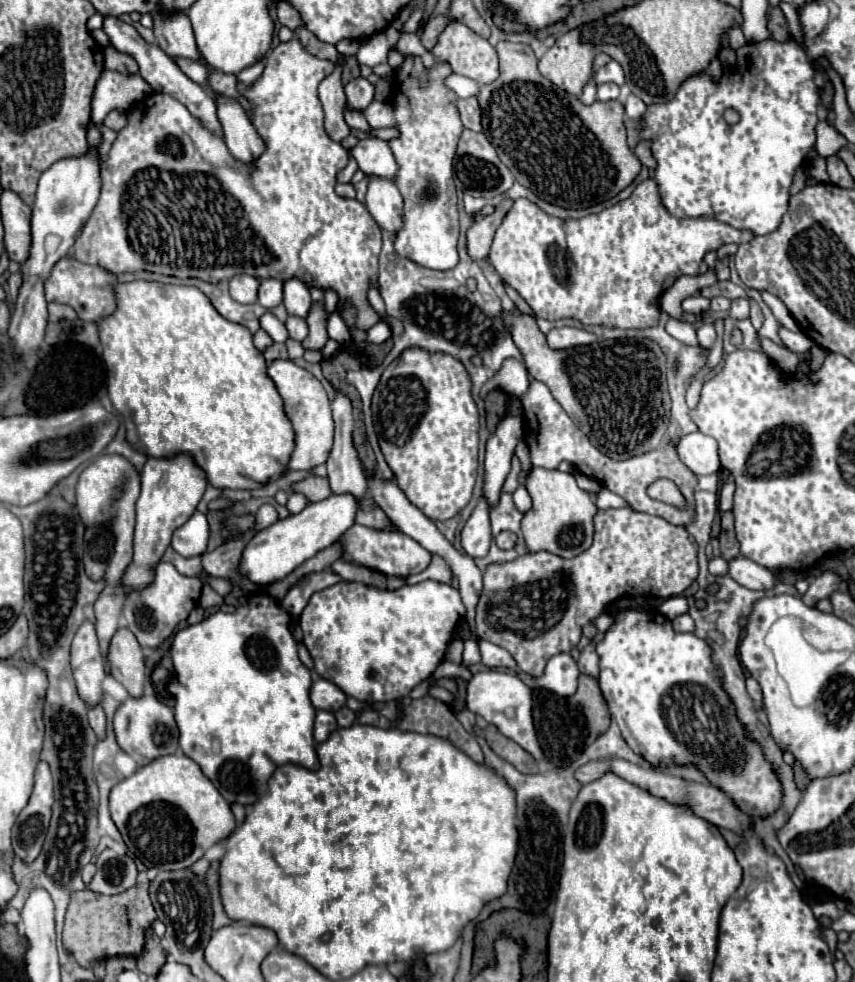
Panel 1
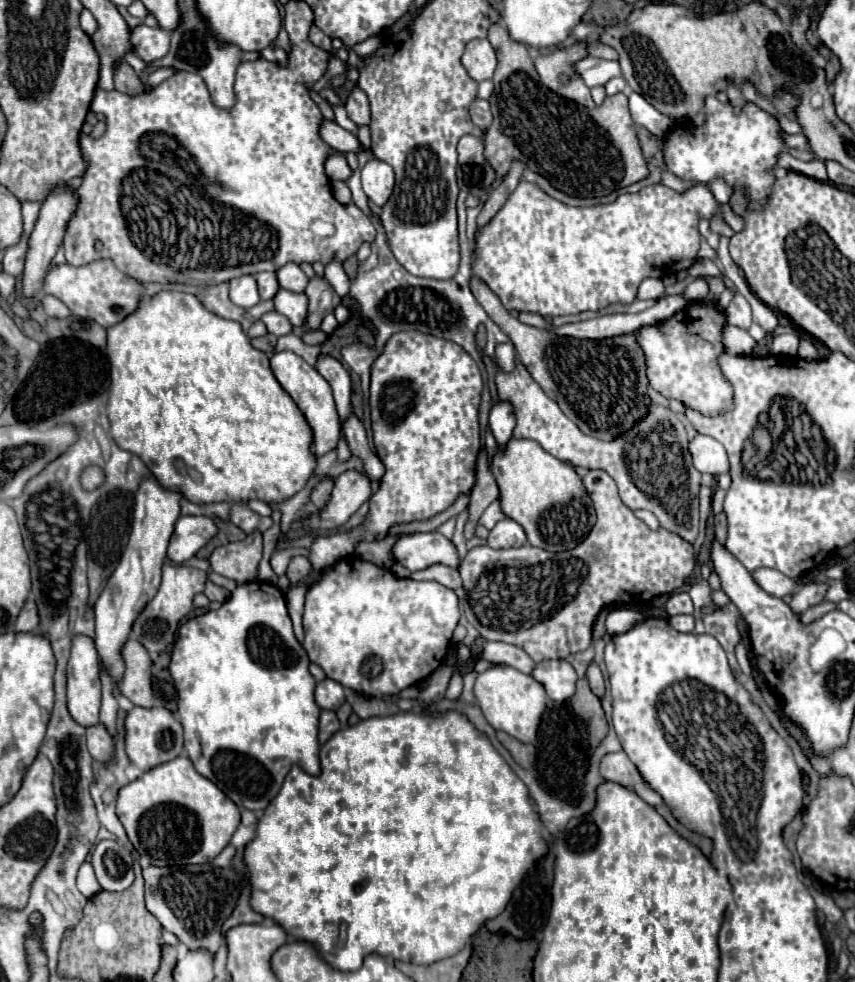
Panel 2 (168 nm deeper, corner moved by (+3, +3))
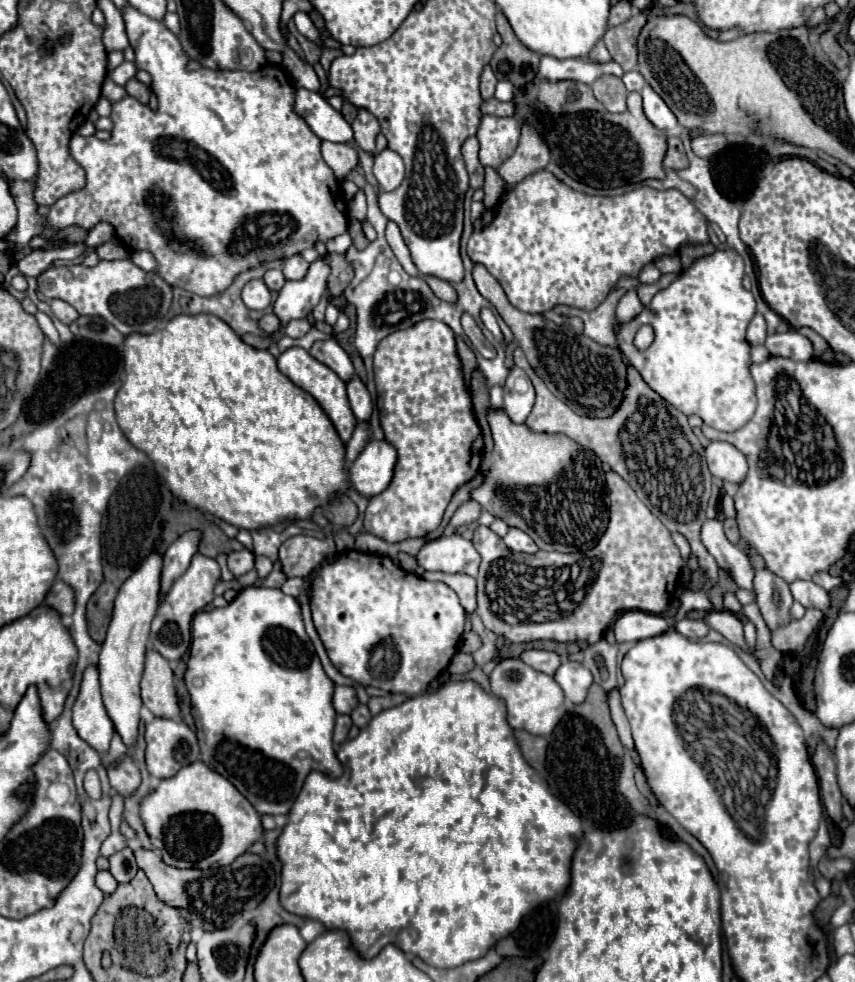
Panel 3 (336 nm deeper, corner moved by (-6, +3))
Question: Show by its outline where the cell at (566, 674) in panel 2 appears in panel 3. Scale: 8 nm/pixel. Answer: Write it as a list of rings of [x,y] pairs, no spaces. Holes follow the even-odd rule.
[[[564,662],[556,674],[554,680],[564,690],[566,698],[572,704],[582,704],[586,698],[586,692],[592,684],[592,674],[588,668],[584,668],[580,662]]]

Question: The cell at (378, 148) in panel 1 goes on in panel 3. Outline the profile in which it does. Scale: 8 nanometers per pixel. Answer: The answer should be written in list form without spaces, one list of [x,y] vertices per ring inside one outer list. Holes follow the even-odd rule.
[[[296,88],[296,112],[308,122],[312,132],[328,142],[348,144],[354,140],[354,132],[344,116],[334,110],[320,92],[312,92],[306,88]]]

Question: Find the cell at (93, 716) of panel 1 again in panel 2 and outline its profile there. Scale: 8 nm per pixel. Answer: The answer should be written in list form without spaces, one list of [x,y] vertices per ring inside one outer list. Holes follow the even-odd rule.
[[[101,724],[87,728],[87,748],[89,748],[93,760],[97,760],[97,762],[107,764],[113,760],[115,742]]]

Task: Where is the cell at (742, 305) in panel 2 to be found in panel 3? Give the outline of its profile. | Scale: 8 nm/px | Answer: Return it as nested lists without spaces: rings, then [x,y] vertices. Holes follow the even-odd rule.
[[[754,314],[754,318],[748,324],[746,340],[750,344],[762,344],[764,338],[766,338],[766,320],[762,318],[762,314]]]

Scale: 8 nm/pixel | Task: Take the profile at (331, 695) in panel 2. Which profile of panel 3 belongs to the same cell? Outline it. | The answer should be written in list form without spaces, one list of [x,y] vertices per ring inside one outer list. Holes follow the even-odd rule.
[[[336,686],[334,696],[332,696],[332,704],[338,714],[350,714],[358,706],[356,690],[352,686]]]

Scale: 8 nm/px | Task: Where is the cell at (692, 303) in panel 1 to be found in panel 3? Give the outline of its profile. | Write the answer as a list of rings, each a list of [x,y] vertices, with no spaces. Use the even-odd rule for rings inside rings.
[[[648,264],[648,266],[644,266],[644,270],[640,274],[640,282],[642,284],[656,284],[660,280],[660,276],[662,276],[660,270],[654,264]]]

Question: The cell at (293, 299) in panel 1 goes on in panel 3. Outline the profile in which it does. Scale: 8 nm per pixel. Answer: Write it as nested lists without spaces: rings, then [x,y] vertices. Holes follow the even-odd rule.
[[[296,254],[292,258],[286,258],[284,260],[284,276],[286,276],[286,280],[302,280],[308,274],[308,266],[310,264],[300,254]]]

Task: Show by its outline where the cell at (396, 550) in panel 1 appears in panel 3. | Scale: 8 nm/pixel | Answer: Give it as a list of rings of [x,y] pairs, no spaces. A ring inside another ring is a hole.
[[[452,534],[426,542],[420,548],[416,560],[424,570],[440,570],[448,574],[462,572],[468,576],[476,576],[480,554],[470,540],[462,538],[460,534]]]

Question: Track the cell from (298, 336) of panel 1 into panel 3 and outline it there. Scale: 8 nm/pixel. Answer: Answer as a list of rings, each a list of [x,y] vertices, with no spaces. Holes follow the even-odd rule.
[[[324,258],[310,264],[308,276],[298,282],[286,282],[274,302],[274,314],[280,318],[282,326],[292,318],[308,318],[312,308],[320,302],[326,292],[326,278],[330,268]]]

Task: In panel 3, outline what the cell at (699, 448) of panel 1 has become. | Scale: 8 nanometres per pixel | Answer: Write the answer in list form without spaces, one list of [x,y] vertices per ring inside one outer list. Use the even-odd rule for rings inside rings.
[[[710,442],[704,450],[704,456],[712,476],[720,480],[740,484],[748,472],[744,454],[728,442]]]

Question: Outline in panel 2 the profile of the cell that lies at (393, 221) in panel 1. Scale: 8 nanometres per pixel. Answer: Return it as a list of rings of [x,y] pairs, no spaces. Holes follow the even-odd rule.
[[[371,158],[361,168],[361,182],[363,182],[363,190],[369,196],[369,200],[377,206],[383,206],[393,192],[393,184],[395,184],[393,168],[383,160]]]

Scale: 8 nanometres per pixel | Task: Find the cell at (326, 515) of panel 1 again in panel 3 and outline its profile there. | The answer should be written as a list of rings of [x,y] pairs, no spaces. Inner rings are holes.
[[[386,440],[366,444],[362,454],[348,468],[352,488],[364,498],[378,496],[390,484],[394,464],[396,464],[396,450]]]

